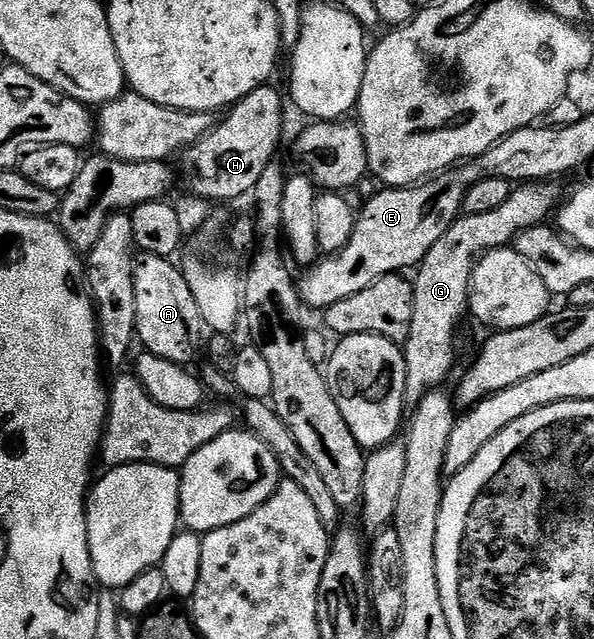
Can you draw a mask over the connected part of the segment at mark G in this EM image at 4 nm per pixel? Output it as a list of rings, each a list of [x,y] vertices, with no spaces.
[[[535,181],[515,186],[500,209],[492,209],[492,213],[463,214],[428,249],[428,257],[416,268],[418,276],[412,279],[412,329],[404,344],[407,404],[416,405],[430,390],[442,385],[454,367],[454,338],[458,335],[458,322],[468,315],[470,282],[478,260],[498,247],[511,246],[524,229],[545,224],[555,210],[558,185],[554,181]]]

